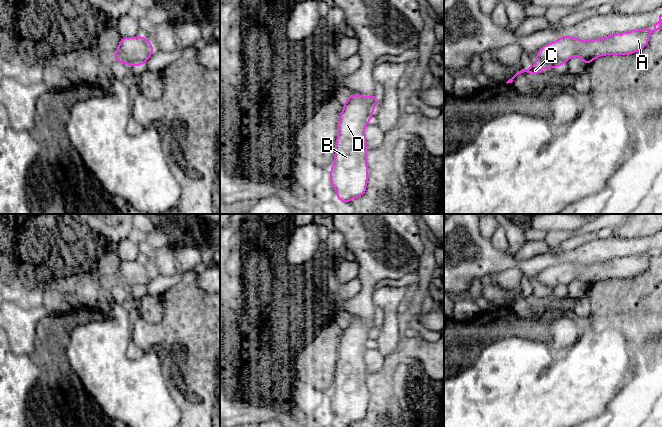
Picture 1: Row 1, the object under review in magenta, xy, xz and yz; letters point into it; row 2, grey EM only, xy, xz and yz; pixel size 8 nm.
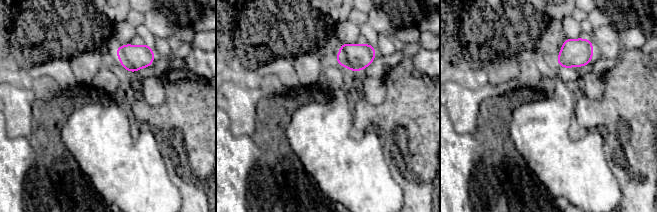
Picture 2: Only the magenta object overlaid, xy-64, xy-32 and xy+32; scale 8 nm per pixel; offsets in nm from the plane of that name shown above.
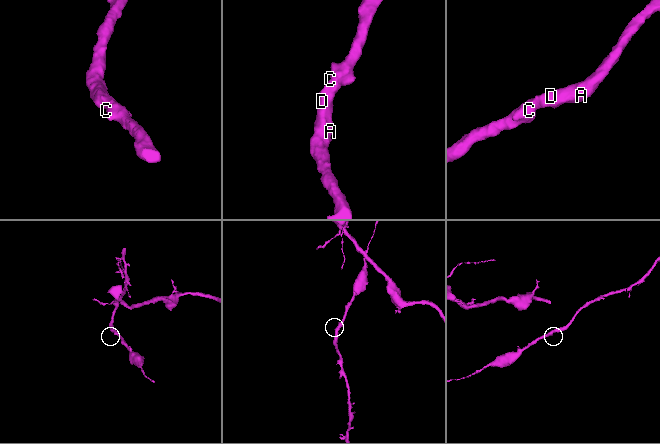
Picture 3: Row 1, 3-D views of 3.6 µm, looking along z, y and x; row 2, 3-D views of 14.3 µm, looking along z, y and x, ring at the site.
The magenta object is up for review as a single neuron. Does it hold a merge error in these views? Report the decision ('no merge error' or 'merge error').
no merge error

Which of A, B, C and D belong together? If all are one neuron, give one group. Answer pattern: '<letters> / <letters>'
A B C D

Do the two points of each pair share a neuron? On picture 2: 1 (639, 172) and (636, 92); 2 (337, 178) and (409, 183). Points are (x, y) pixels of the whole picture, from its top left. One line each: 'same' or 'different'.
1: same
2: different

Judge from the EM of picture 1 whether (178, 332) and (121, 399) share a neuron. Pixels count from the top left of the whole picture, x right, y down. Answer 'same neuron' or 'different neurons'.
different neurons

